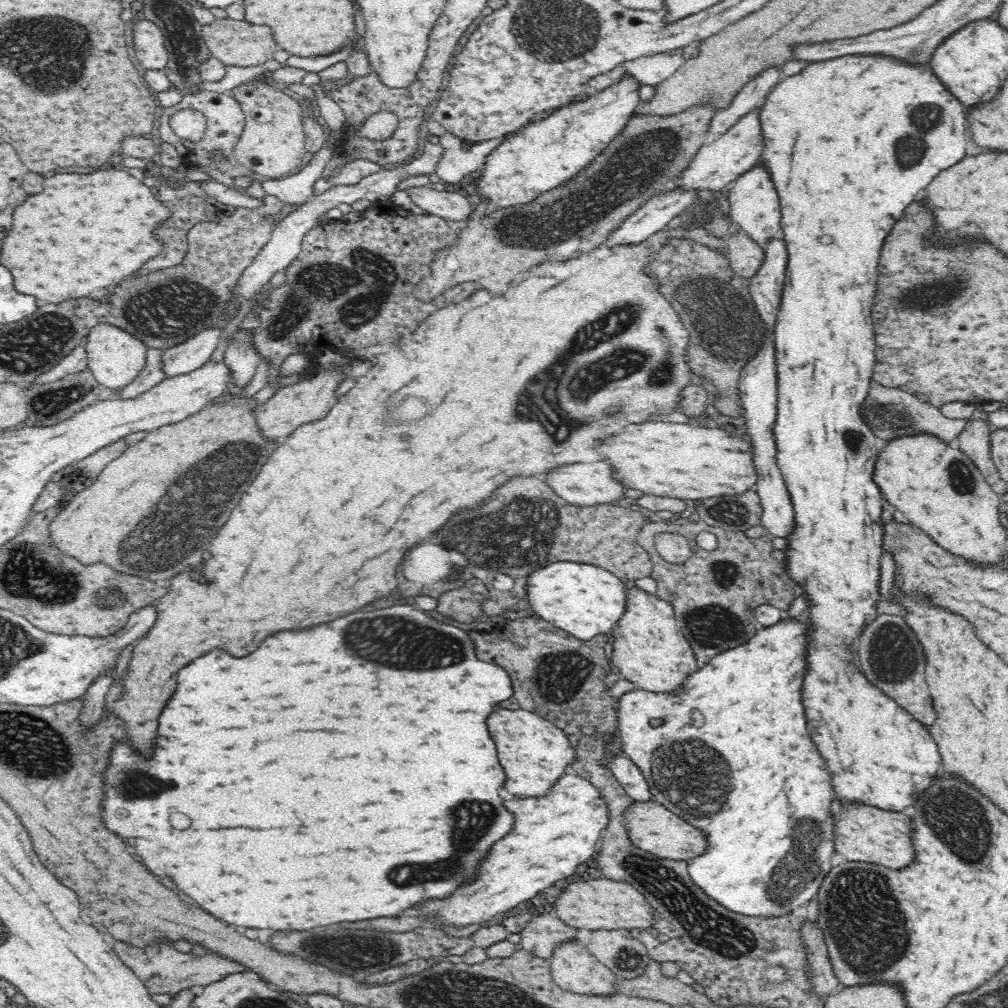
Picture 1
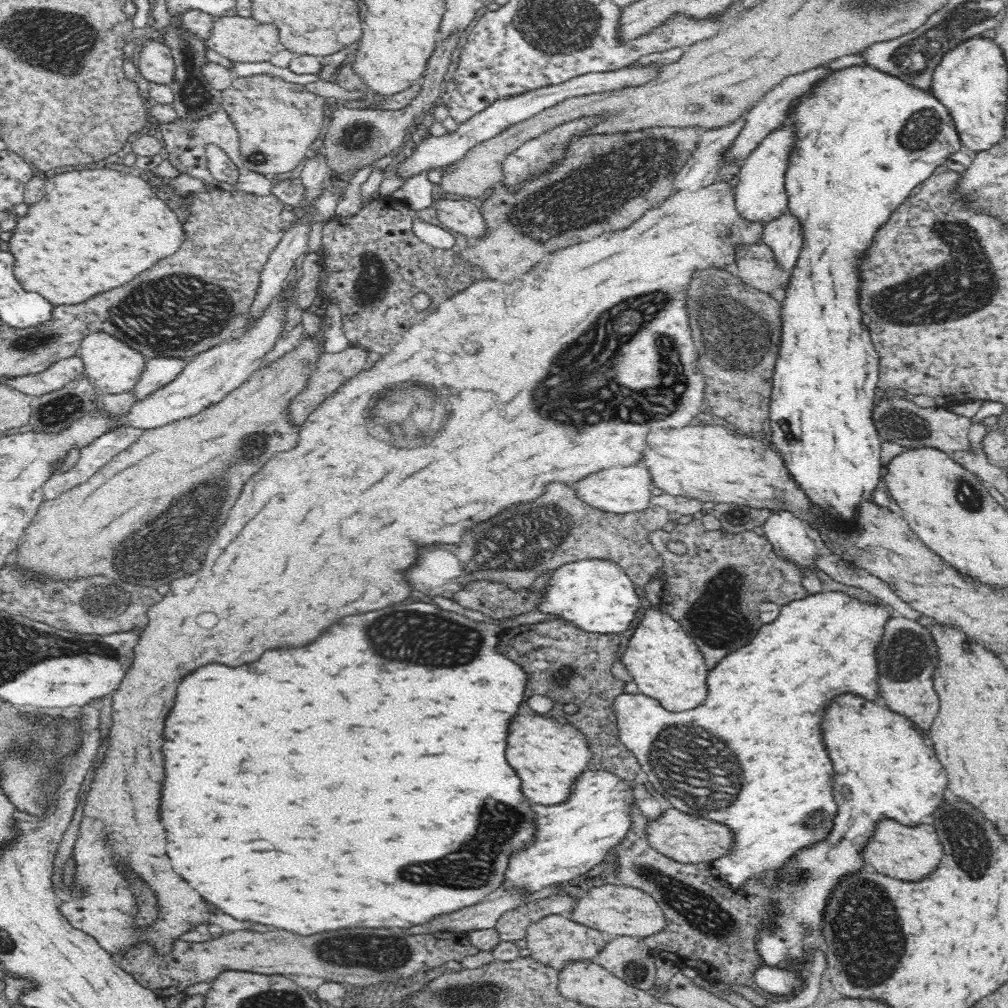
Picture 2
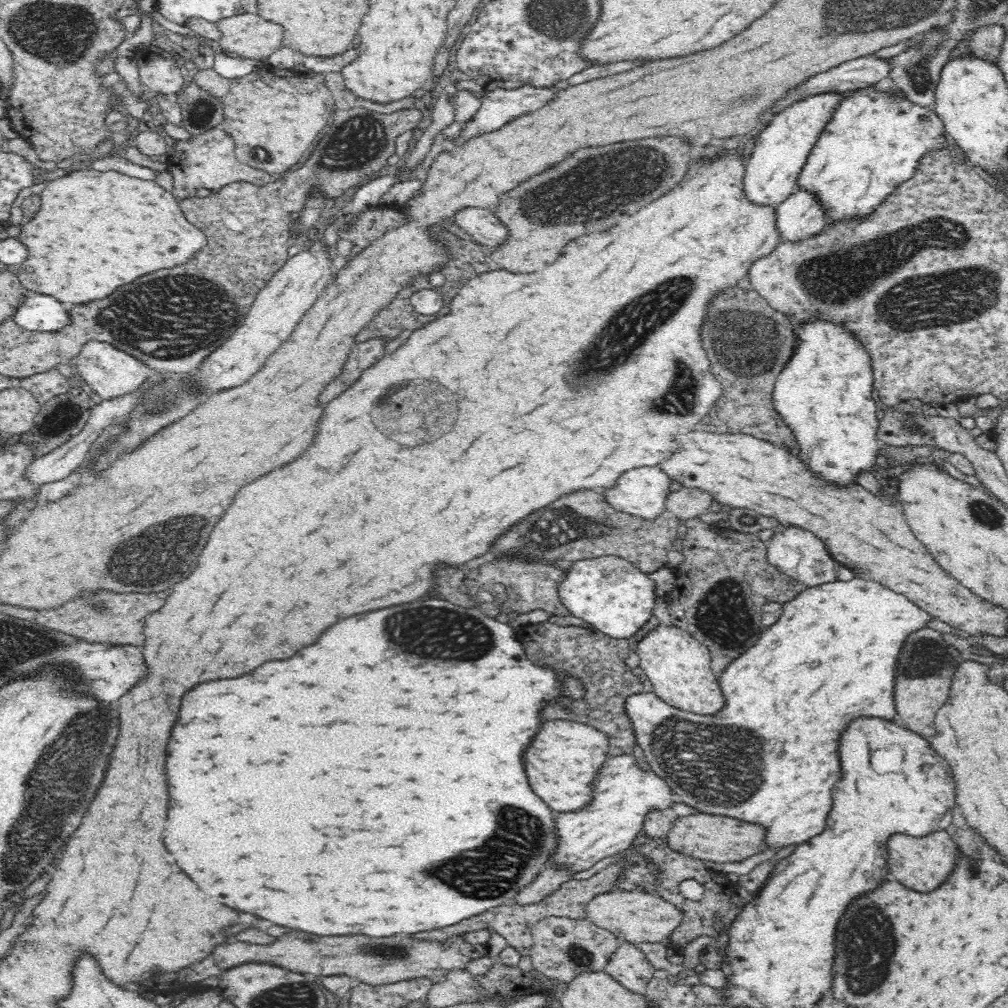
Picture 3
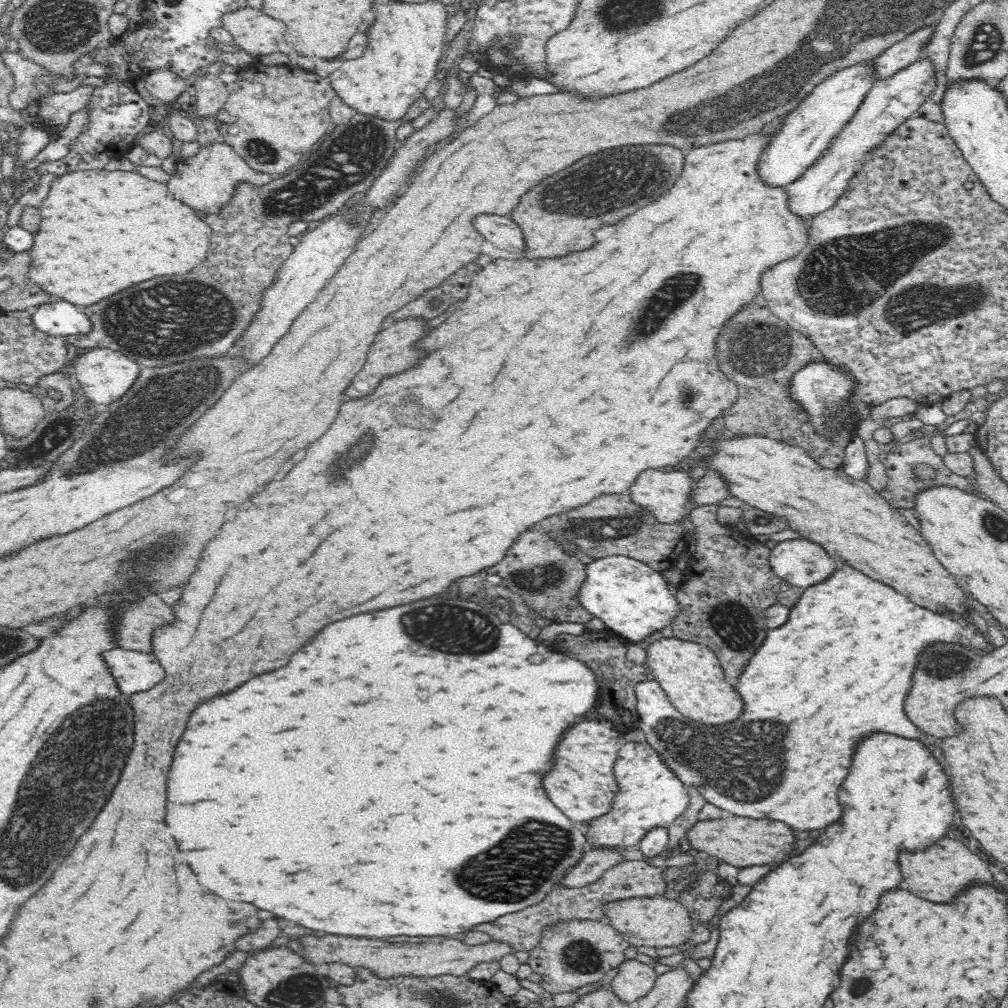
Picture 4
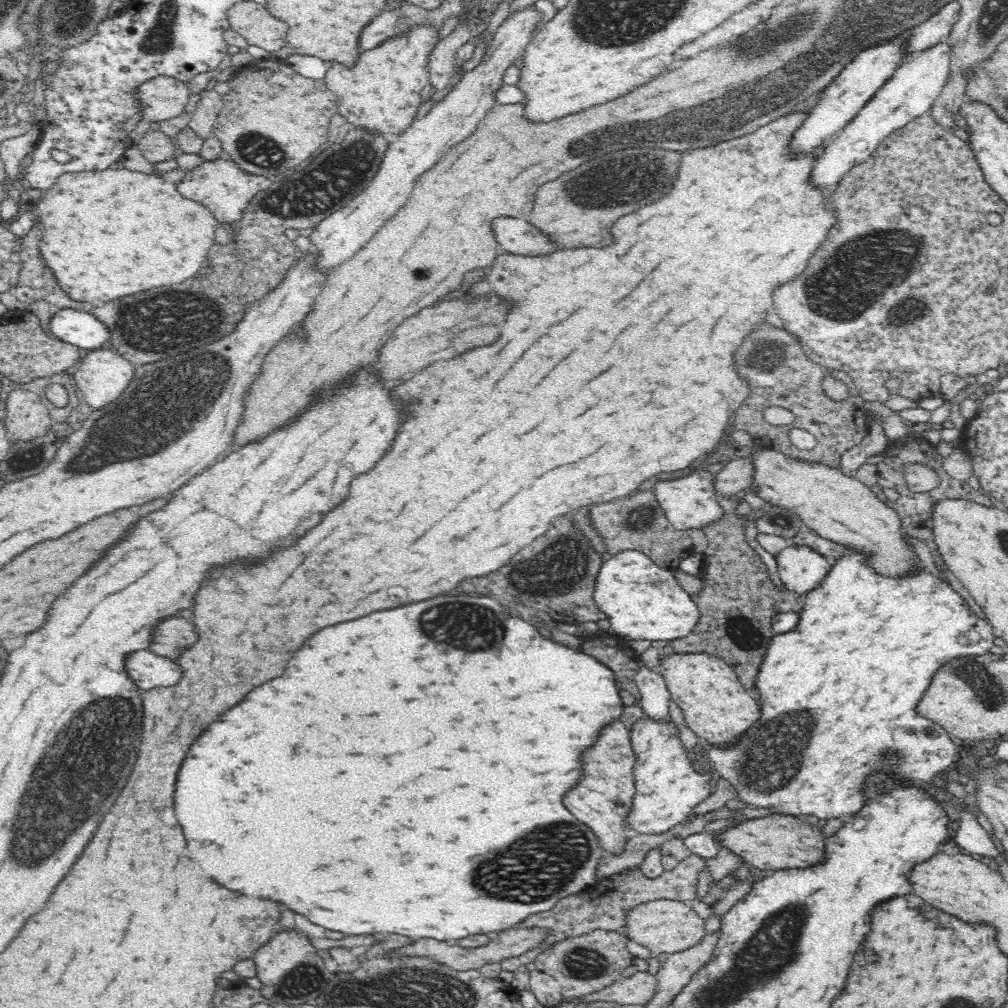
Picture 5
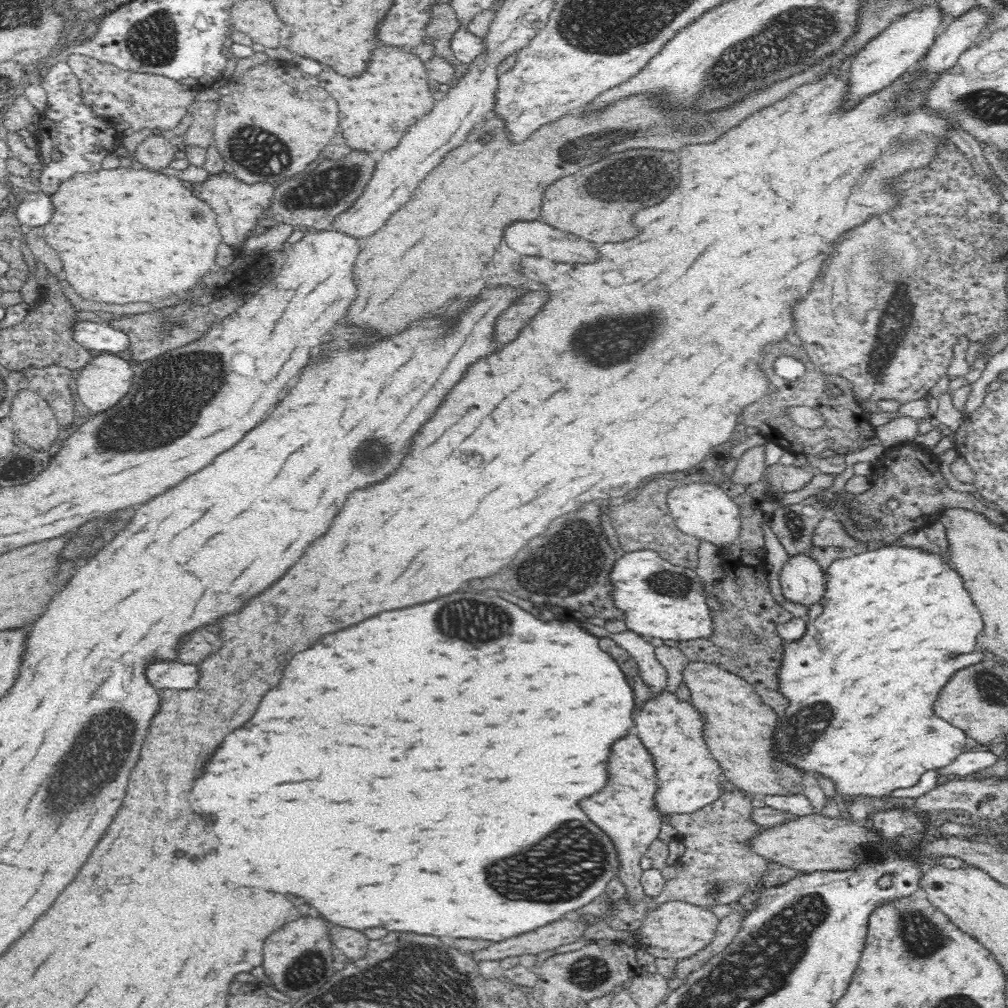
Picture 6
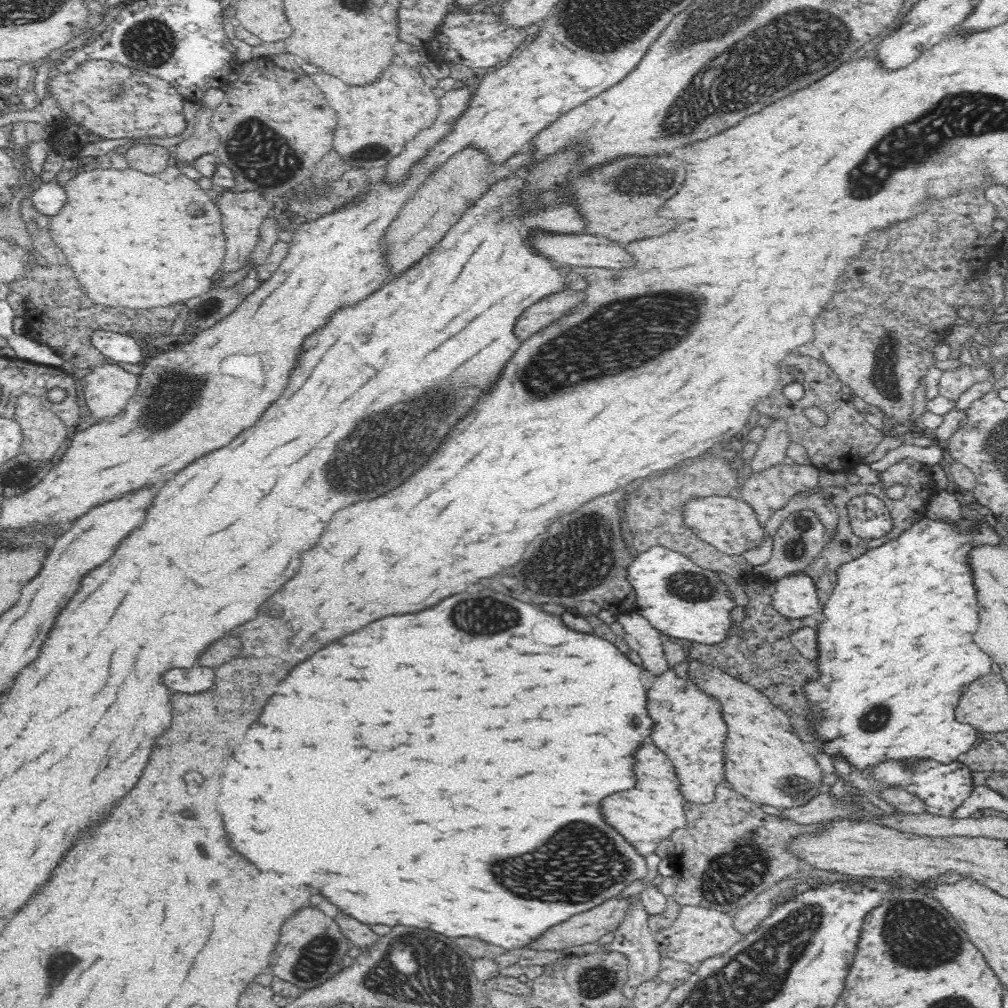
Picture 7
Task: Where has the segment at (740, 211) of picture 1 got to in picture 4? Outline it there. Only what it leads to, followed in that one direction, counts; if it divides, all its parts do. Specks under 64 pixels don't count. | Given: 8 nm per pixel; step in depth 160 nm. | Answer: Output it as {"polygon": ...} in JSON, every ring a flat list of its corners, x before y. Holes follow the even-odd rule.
{"polygon":[[872,59,844,67,818,86,788,114,784,126,774,131,774,138,760,156,758,171,766,183,774,186,788,186,812,163,815,163,829,143,837,137,847,122,856,114,872,86,878,81,876,63]]}

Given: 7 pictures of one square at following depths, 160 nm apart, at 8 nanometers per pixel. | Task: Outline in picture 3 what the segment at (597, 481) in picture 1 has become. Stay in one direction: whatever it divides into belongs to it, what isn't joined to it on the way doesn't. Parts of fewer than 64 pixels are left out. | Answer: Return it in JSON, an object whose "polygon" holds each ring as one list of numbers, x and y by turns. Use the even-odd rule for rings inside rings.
{"polygon":[[658,466,630,470,620,478,620,486,608,492,606,501,619,511,656,520,666,510,670,486,672,476]]}

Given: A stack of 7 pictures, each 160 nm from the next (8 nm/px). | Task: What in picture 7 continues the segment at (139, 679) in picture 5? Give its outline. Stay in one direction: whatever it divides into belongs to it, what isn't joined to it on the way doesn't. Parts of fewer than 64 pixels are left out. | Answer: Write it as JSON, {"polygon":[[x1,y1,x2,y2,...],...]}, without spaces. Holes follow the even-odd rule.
{"polygon":[[206,666,174,670,172,674,168,674,168,688,184,694,198,694,210,690,214,682,216,682,216,672]]}

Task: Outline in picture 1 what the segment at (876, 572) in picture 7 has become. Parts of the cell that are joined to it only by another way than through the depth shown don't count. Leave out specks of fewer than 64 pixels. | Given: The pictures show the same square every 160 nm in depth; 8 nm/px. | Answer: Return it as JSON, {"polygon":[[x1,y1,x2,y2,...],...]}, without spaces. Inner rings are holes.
{"polygon":[[797,617,784,618,774,623,774,626,765,626,752,636,752,640,746,644,725,650,717,654,704,668,699,668,688,680,686,680,686,692,684,696,673,694,656,694,646,690,634,689,618,698,617,721,620,728,620,748,624,755,632,760,641,774,648,782,652,797,668,810,680,816,685,822,693,826,704,826,708,833,710,848,707,852,688,861,688,871,692,880,696,882,711,898,722,903,732,911,746,915,782,915,788,912,796,912,796,908,807,901,813,900,820,889,823,878,832,868,830,858,836,851,834,830,836,798,832,794,830,786,831,775,826,772,826,760,820,756,816,744,810,740,810,734,806,730,806,706,804,706,804,680,808,676,808,648,810,648,810,632,812,621,810,618],[692,740,702,740,708,746,696,746]]}

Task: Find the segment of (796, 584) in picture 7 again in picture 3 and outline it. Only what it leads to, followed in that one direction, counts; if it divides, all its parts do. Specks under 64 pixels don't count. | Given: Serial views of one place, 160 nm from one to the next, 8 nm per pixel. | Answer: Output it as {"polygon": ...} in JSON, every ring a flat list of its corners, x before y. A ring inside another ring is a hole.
{"polygon":[[780,526,772,540,765,545,769,564,785,576,801,582,802,585,815,587,837,579,836,560,833,559,822,540,808,530]]}

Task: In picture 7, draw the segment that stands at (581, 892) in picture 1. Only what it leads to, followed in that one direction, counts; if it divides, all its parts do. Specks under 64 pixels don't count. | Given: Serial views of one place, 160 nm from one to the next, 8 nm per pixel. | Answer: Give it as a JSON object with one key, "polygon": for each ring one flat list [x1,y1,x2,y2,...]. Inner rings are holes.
{"polygon":[[684,906,680,912,680,918,670,923,668,928,659,928,655,931,655,940,658,950,664,957,674,958,680,962,698,964,714,956,722,956,732,946,744,940,744,933,740,933,734,925,734,918,719,910,706,907]]}

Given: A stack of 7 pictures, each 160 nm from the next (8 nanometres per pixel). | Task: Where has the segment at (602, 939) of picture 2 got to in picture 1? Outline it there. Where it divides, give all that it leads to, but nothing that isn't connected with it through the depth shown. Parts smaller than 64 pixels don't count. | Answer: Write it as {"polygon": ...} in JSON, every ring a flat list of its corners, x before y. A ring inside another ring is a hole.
{"polygon":[[549,910,534,916,522,929,520,944,522,948,533,953,534,957,550,960,560,944,572,942,577,940,576,938,578,930,564,923,552,910]]}

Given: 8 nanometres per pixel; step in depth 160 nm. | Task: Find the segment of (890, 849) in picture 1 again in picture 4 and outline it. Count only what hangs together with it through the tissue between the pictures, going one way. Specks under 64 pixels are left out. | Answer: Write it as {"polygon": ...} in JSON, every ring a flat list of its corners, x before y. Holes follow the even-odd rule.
{"polygon":[[948,836,940,838,939,842,930,846,926,852,914,854,904,852,900,854,900,868,902,873,903,887,908,889,918,898,936,902,936,904,950,904,959,898,972,886,991,886,1000,890,1001,885,994,878,994,874,988,870,986,861,972,853,972,847,968,847,955,838]]}

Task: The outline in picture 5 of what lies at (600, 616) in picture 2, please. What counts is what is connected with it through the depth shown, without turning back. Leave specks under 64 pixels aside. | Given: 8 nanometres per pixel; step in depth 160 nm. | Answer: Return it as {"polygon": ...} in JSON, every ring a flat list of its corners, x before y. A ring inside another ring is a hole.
{"polygon":[[628,549,622,551,608,561,598,572,596,588,594,588,594,601,602,612,606,613,612,628,609,634,629,640,676,640,686,638,688,634,700,624,700,609,692,595,686,592,676,578,674,568,664,569,657,566,654,561,642,551]]}

